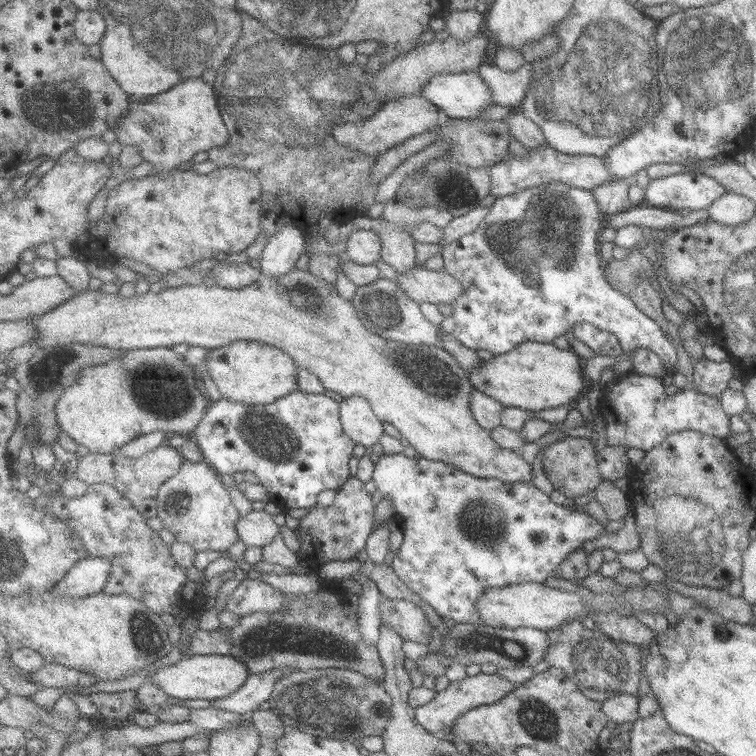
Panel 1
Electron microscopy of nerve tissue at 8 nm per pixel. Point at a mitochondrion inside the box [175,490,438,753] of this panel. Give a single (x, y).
(324, 700)

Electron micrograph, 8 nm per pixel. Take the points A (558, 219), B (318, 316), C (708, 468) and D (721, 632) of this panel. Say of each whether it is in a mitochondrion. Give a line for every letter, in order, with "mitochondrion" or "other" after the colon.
A: mitochondrion
B: other
C: other
D: other

